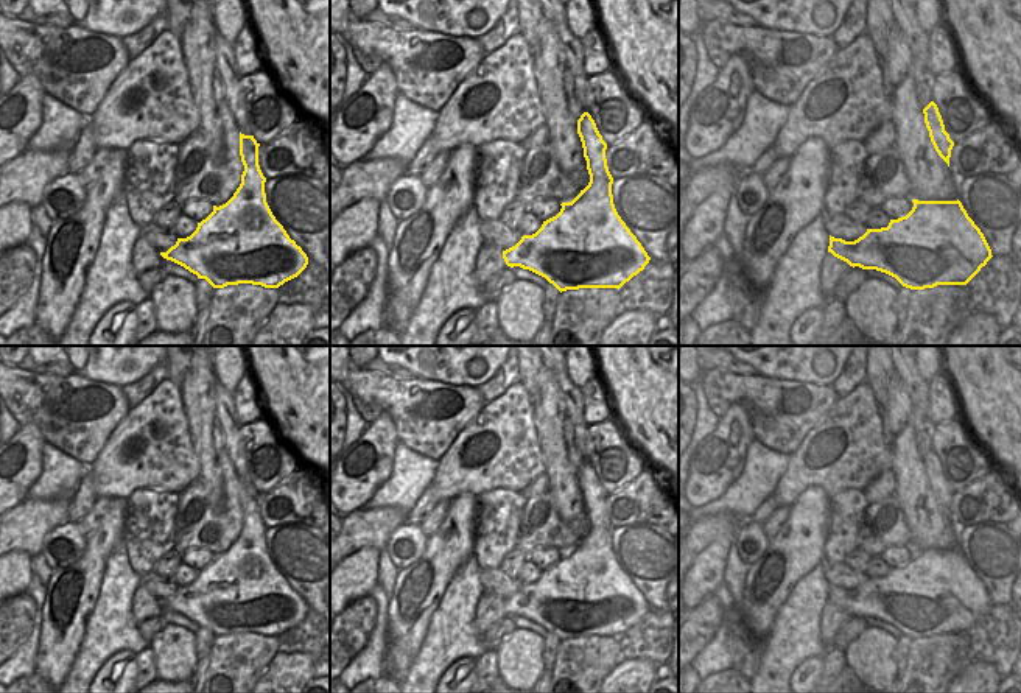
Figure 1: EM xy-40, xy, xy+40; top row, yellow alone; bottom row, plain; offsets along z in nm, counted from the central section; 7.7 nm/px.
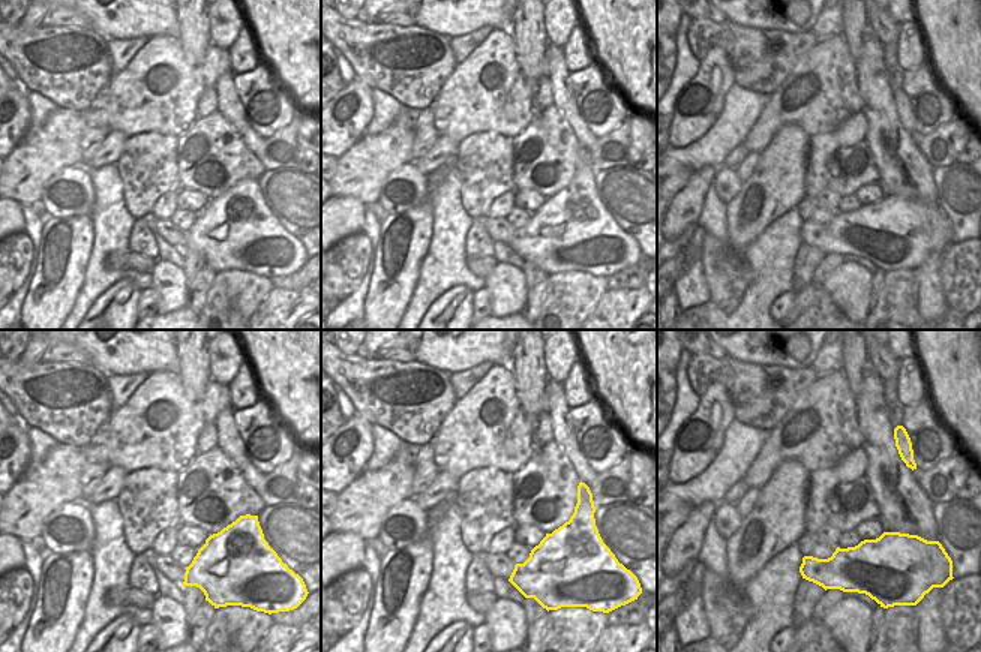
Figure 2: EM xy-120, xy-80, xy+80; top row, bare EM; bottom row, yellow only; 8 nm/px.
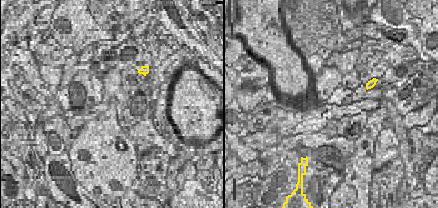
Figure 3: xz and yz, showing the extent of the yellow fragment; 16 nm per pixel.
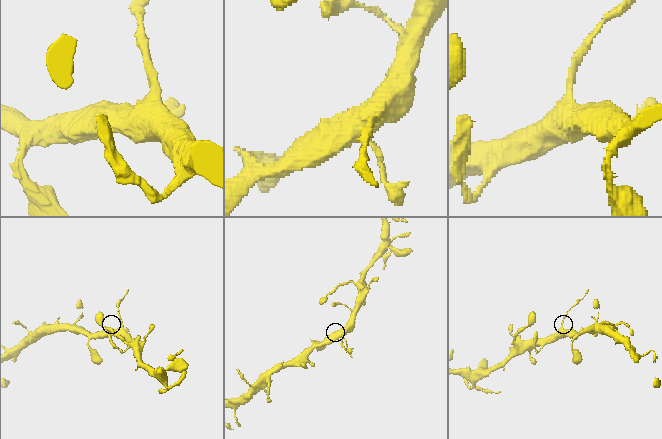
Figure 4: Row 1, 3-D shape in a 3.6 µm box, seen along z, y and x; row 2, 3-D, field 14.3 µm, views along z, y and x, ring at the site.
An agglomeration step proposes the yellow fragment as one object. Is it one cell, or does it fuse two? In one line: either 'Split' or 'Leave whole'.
Split.

